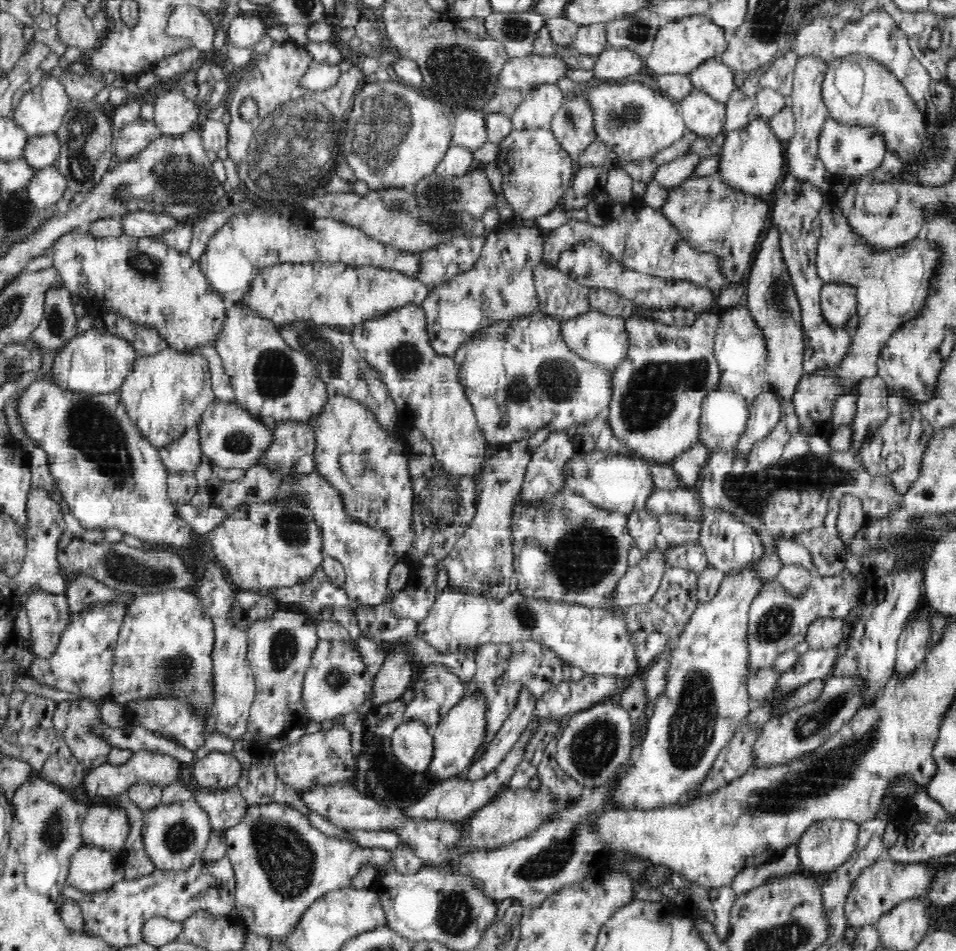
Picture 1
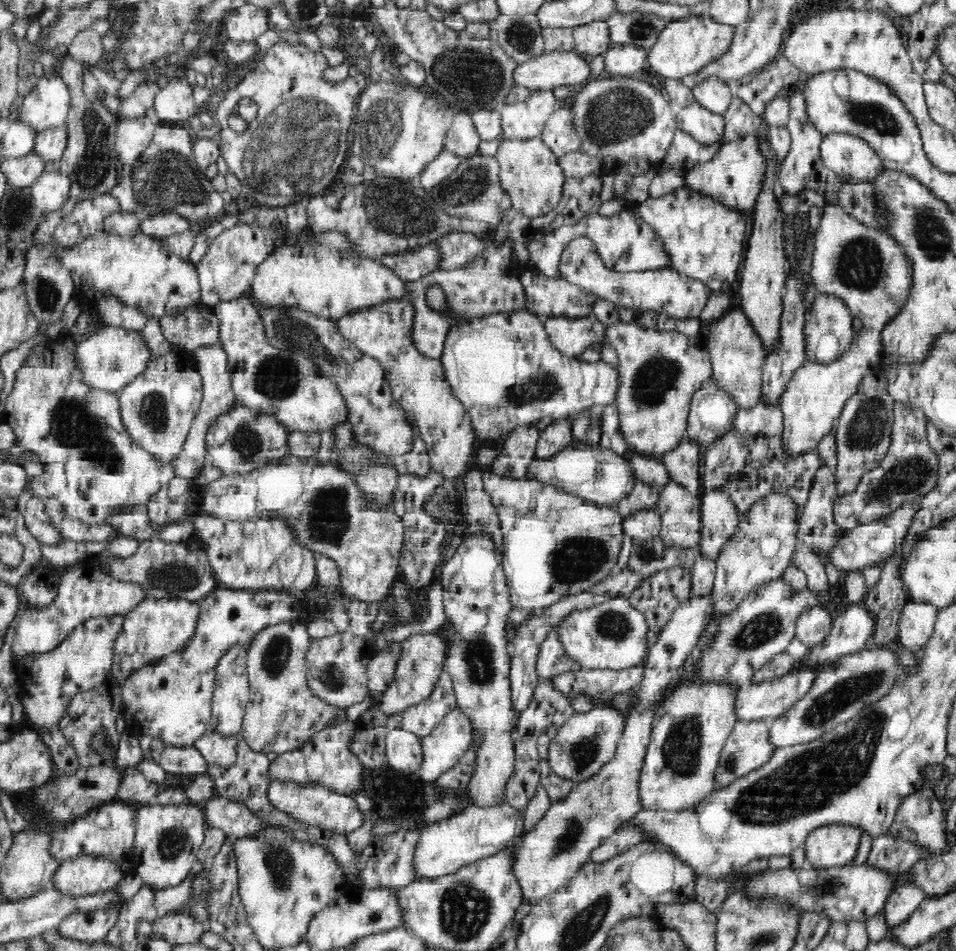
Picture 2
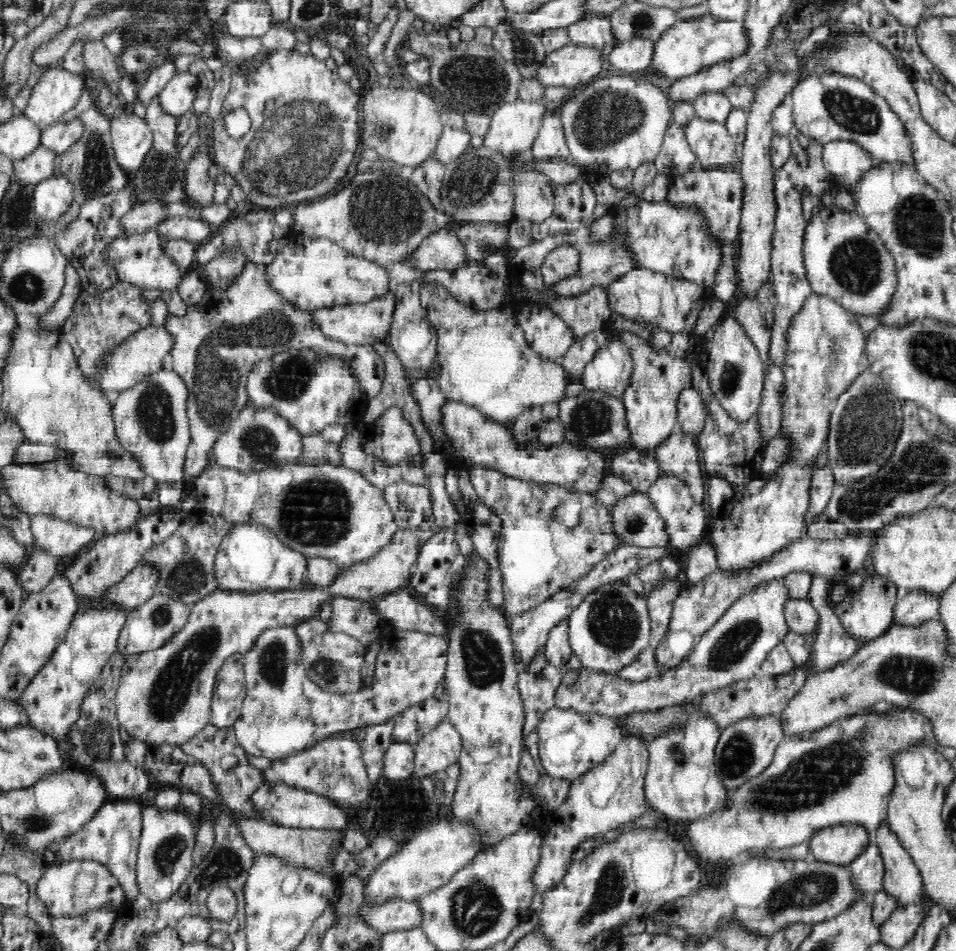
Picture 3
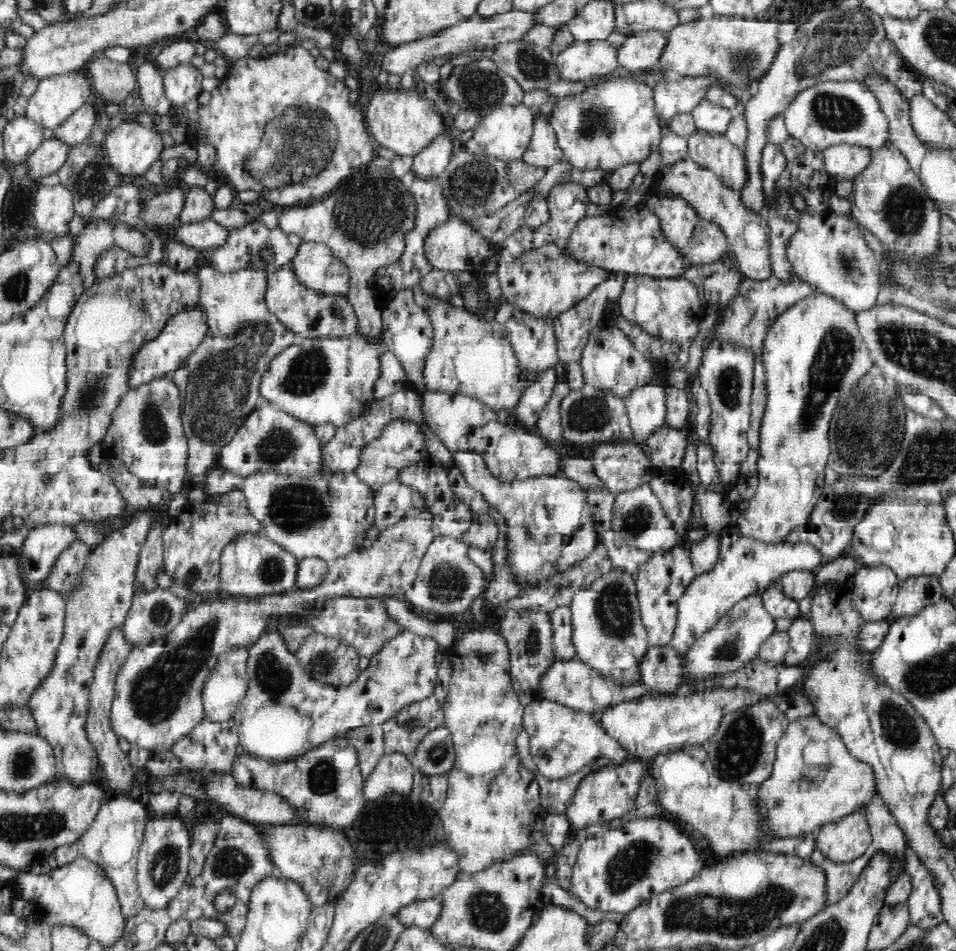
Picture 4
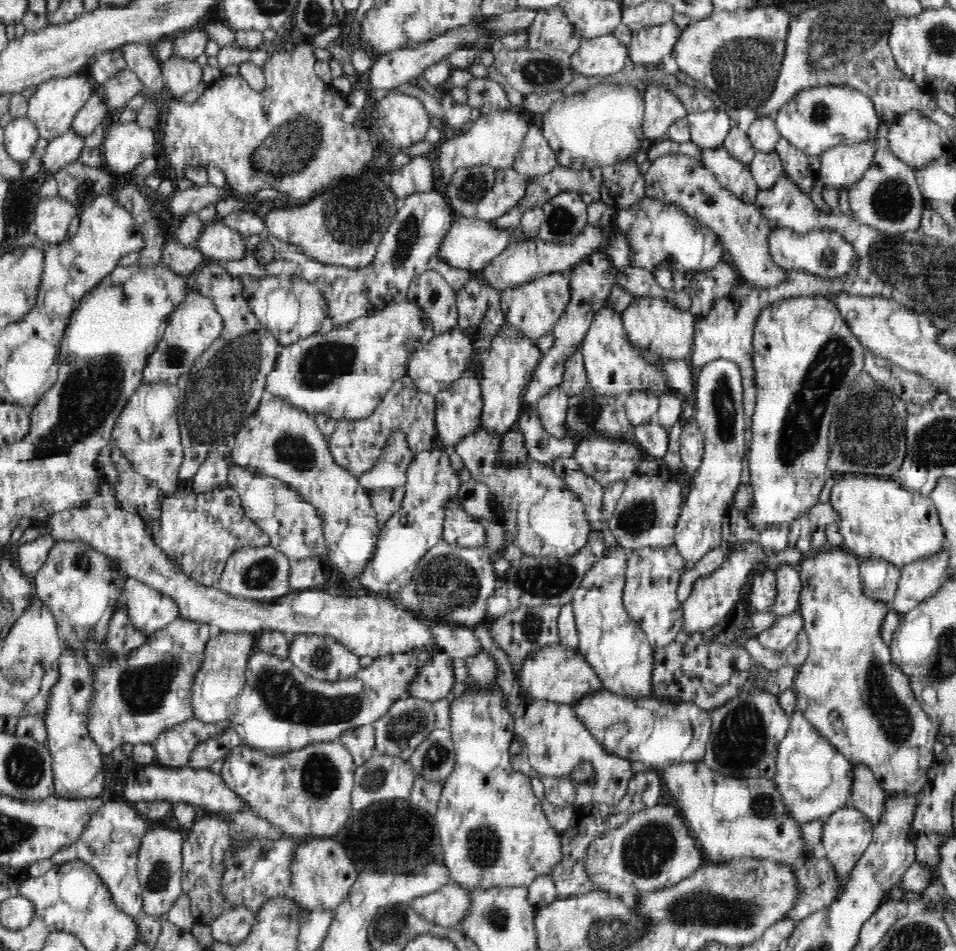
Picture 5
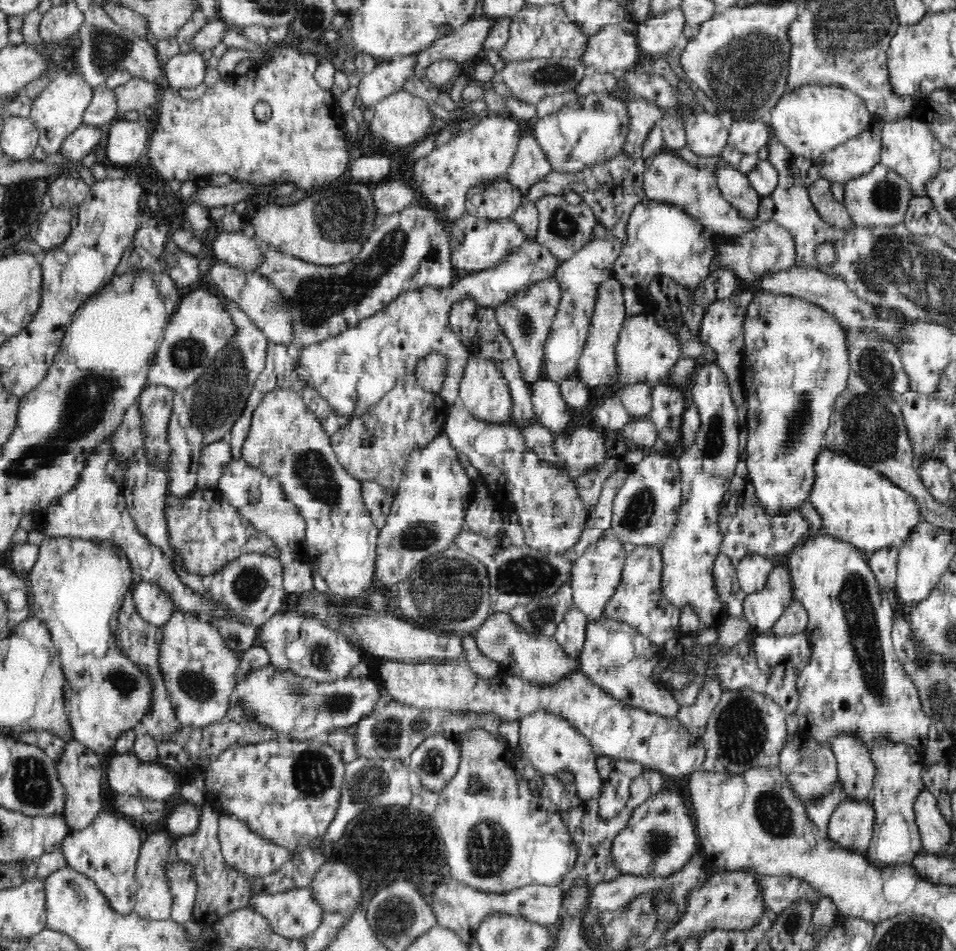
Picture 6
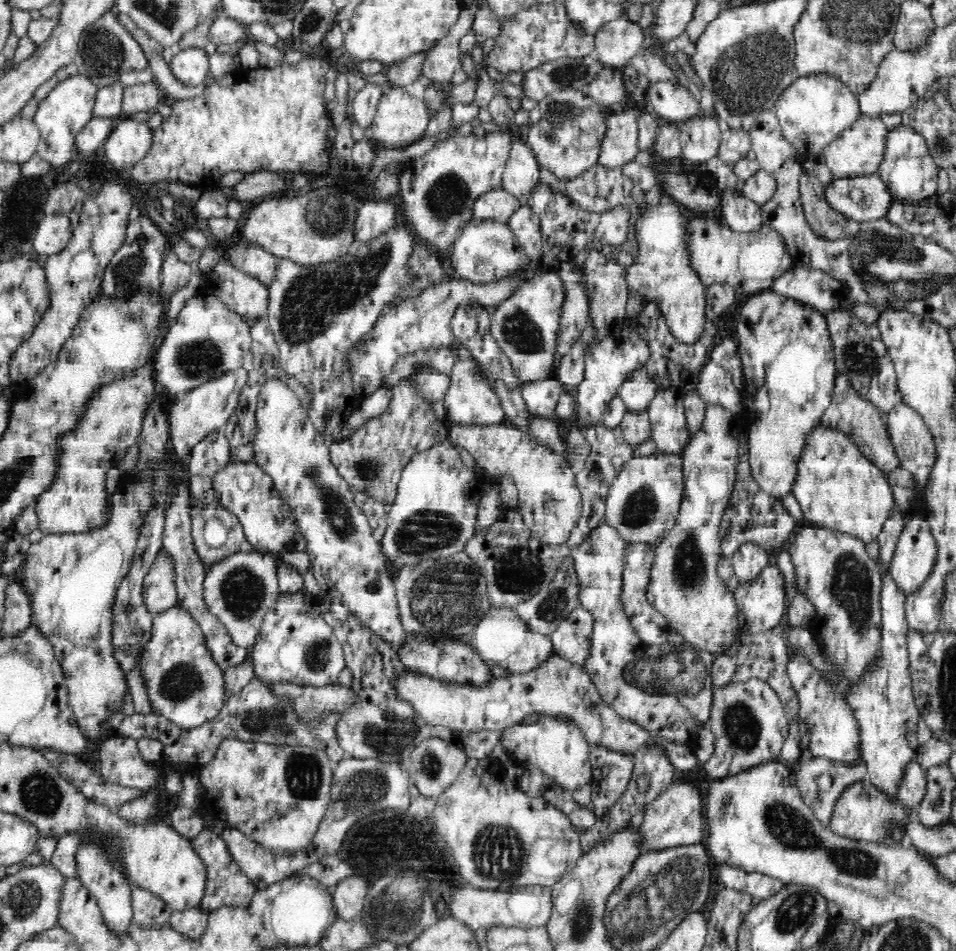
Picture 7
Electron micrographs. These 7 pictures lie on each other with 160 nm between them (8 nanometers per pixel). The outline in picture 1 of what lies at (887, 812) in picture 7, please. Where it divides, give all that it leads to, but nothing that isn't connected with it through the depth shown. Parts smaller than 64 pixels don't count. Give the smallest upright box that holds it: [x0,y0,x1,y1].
[797,819,859,874]

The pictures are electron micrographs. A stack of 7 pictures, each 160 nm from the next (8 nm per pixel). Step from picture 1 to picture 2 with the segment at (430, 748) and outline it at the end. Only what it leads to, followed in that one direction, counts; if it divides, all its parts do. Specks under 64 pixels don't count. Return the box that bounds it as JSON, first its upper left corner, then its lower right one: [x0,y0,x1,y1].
[385,729,423,773]

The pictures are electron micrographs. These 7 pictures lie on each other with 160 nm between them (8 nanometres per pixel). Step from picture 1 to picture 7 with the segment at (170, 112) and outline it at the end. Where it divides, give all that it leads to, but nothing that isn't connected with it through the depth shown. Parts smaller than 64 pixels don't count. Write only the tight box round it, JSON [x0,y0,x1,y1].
[171,47,209,88]

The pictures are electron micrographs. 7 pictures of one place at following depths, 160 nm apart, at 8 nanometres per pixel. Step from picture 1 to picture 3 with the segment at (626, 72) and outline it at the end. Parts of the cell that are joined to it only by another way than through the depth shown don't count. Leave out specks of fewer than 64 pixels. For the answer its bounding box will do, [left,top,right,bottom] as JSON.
[608,39,654,72]

